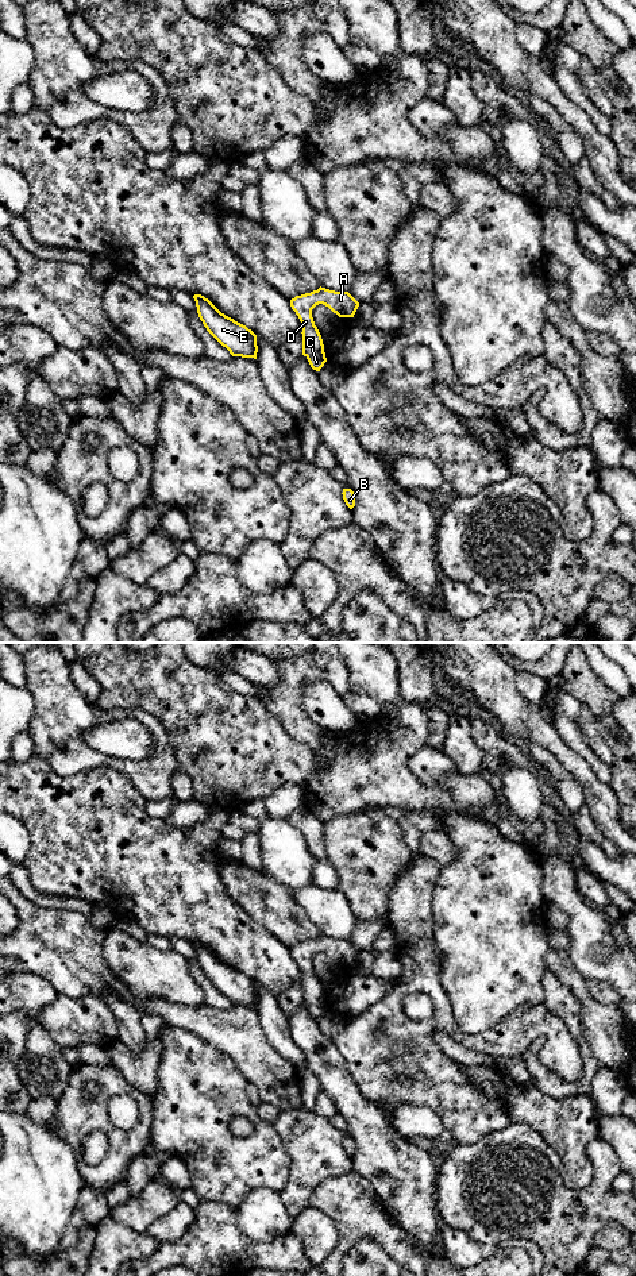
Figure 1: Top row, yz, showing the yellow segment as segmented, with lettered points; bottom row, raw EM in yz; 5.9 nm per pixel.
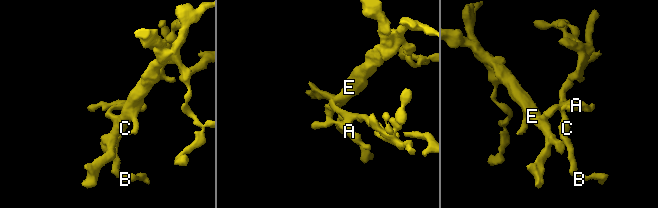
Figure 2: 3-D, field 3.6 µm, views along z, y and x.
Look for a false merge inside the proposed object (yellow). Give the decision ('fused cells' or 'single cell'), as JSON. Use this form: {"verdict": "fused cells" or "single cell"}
{"verdict": "fused cells"}

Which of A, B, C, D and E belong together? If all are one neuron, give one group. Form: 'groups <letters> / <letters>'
groups A E / B C D

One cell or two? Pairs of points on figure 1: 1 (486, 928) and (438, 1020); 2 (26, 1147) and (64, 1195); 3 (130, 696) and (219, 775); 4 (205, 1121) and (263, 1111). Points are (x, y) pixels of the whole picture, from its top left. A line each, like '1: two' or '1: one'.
1: two
2: one
3: one
4: two

